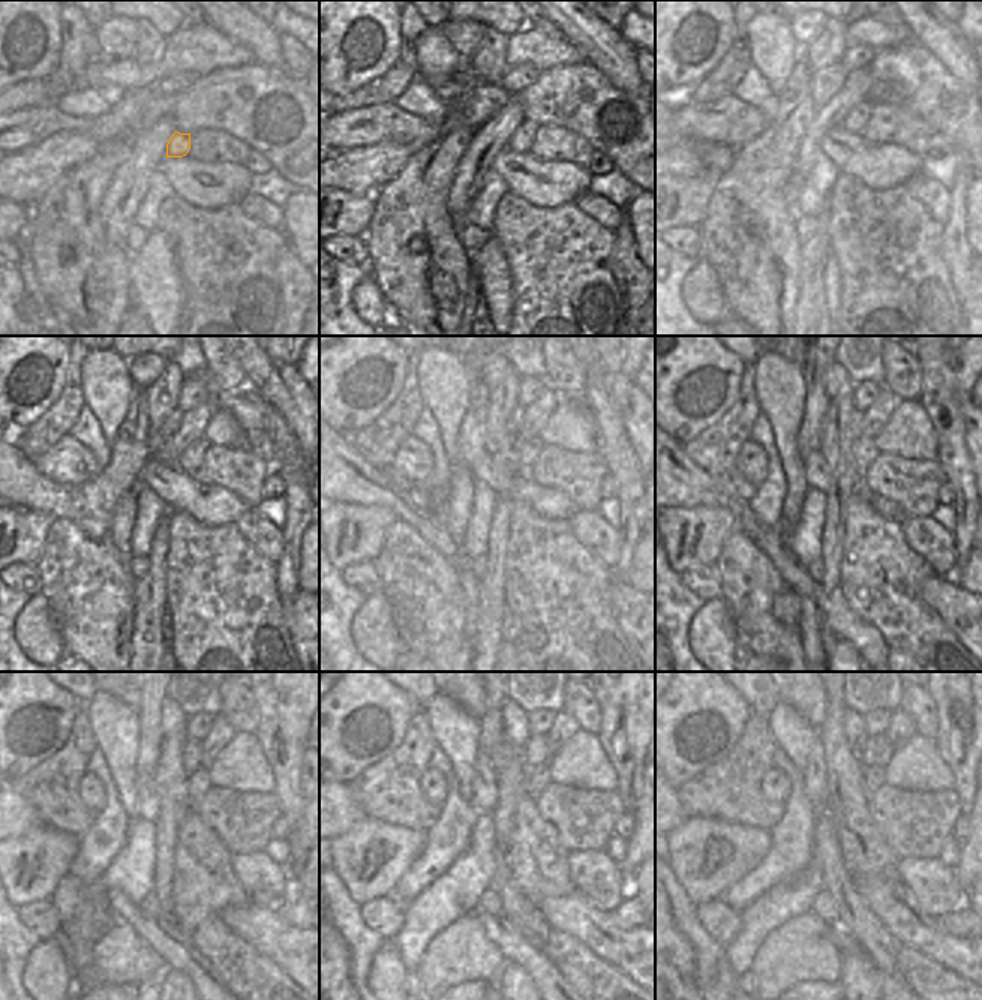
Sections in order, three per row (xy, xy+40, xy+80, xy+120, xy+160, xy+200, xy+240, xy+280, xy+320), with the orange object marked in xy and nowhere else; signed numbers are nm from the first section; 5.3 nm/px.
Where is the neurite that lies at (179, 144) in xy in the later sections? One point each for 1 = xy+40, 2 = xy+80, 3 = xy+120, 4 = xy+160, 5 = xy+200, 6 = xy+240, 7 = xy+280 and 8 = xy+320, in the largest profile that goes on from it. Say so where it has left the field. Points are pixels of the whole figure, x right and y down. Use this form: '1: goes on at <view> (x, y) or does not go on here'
1: goes on at xy+40 (520, 140)
2: goes on at xy+80 (856, 120)
3: goes on at xy+120 (191, 458)
4: goes on at xy+160 (528, 452)
5: goes on at xy+200 (865, 450)
6: goes on at xy+240 (198, 783)
7: goes on at xy+280 (537, 778)
8: goes on at xy+320 (874, 777)

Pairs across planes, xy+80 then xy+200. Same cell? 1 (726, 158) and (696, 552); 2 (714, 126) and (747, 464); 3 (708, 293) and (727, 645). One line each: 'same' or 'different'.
1: different
2: same
3: same

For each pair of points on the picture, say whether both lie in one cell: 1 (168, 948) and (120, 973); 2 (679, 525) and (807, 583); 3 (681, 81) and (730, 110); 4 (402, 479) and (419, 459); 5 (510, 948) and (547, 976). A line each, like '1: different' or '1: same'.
1: different
2: different
3: different
4: same
5: same

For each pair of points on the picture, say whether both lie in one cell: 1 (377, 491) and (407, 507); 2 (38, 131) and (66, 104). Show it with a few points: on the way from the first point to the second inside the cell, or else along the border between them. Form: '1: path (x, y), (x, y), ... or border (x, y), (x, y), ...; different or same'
1: path (384, 494), (399, 502); same
2: border (51, 104), (66, 114), (92, 120); different

